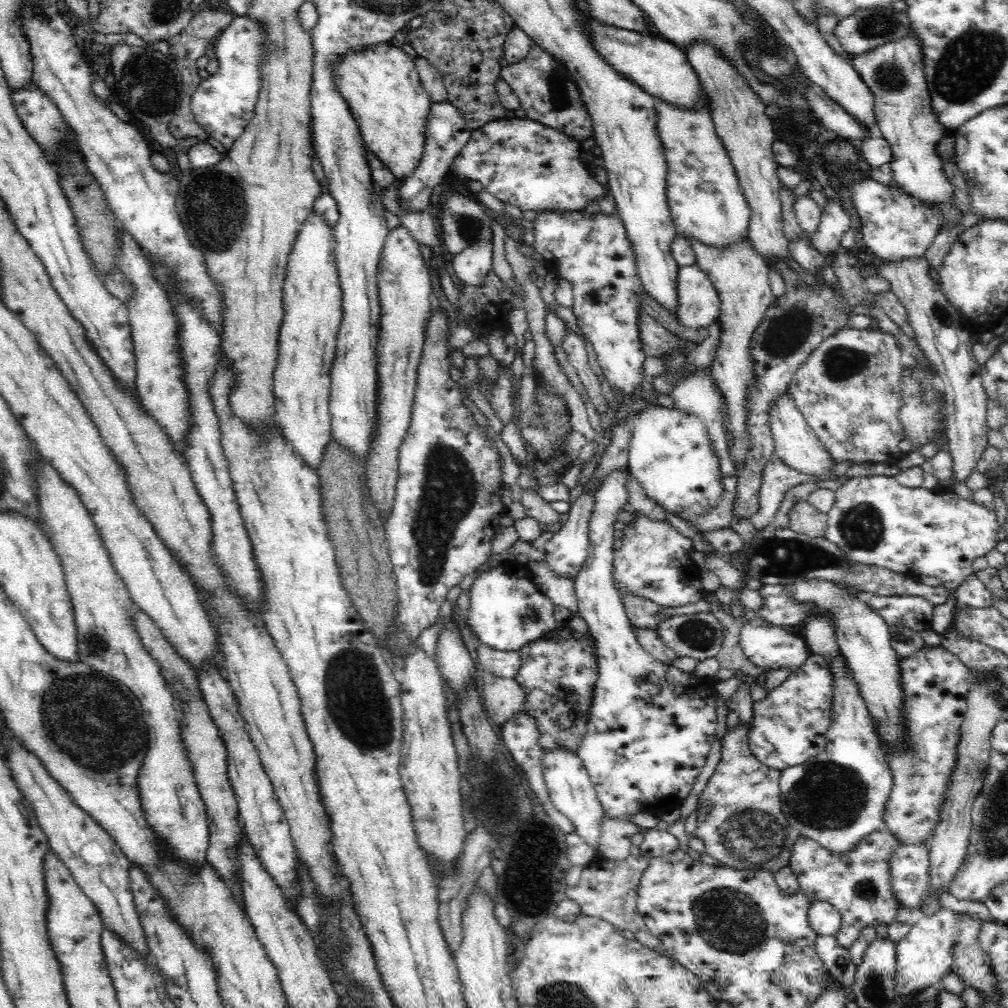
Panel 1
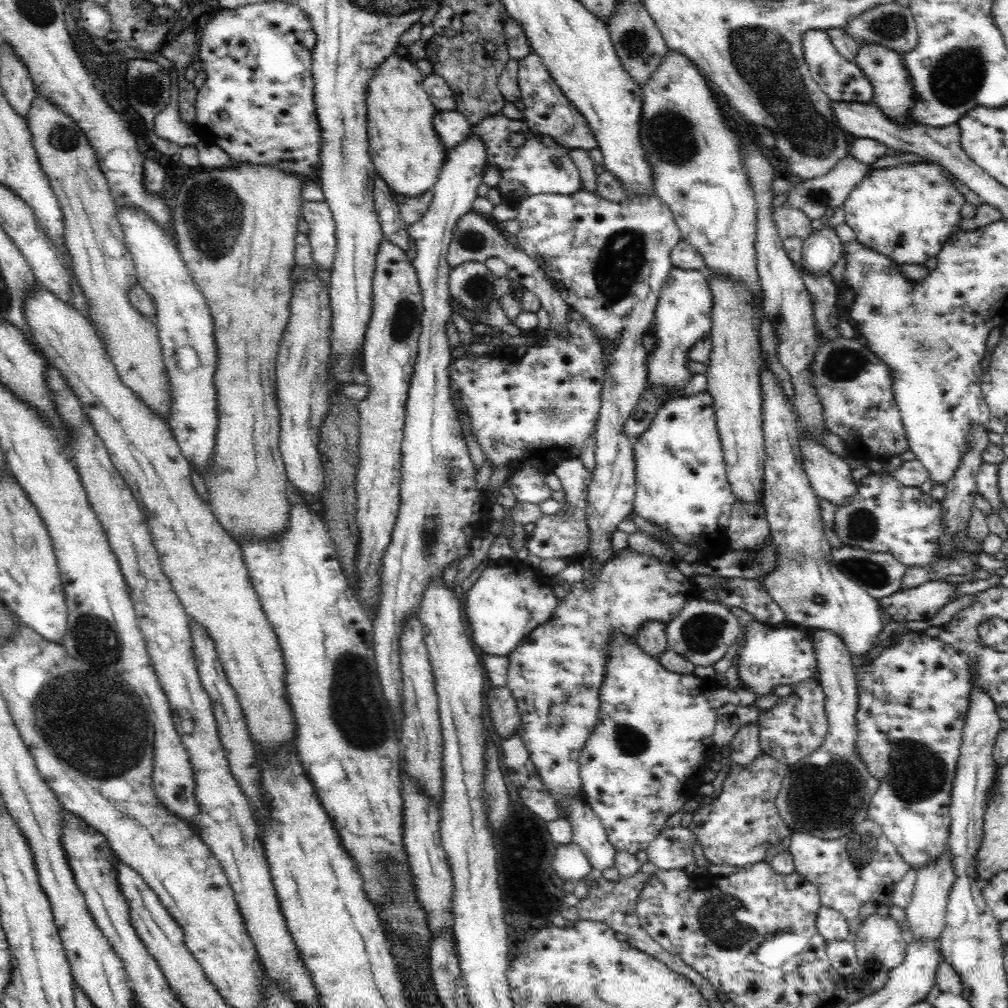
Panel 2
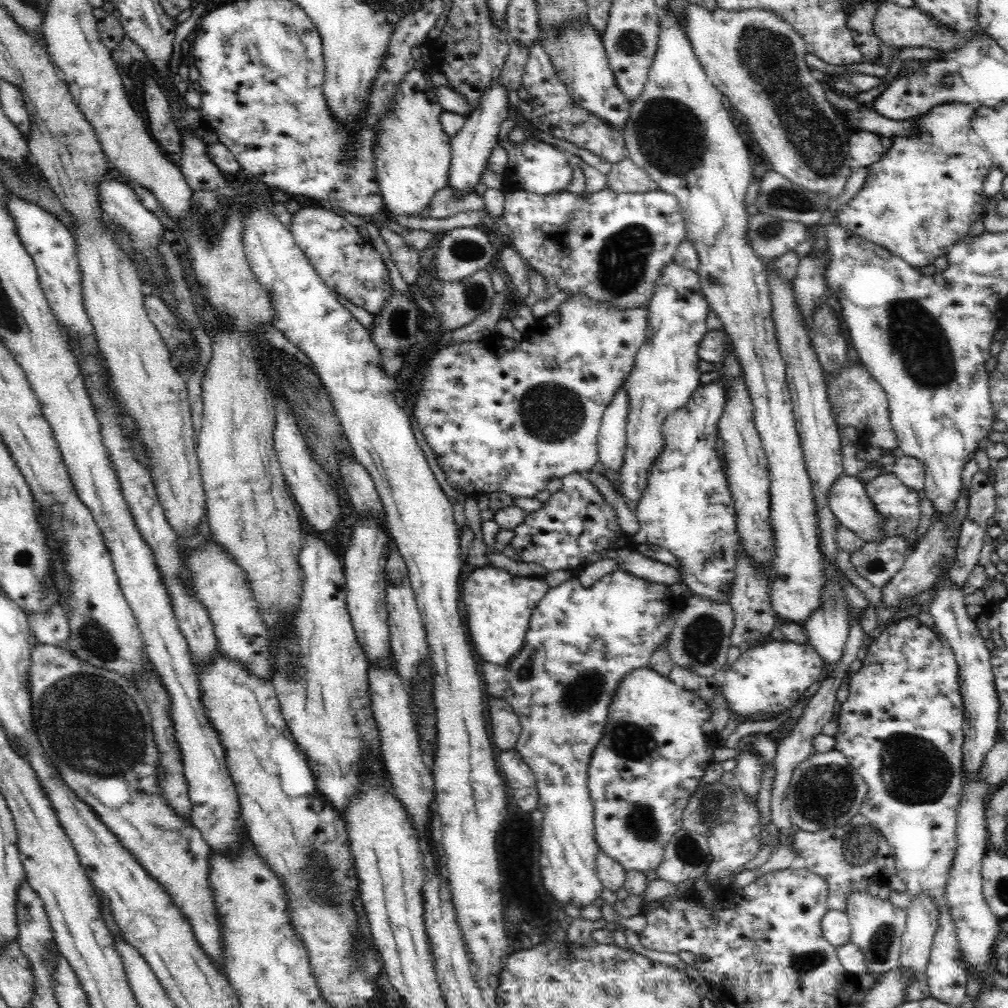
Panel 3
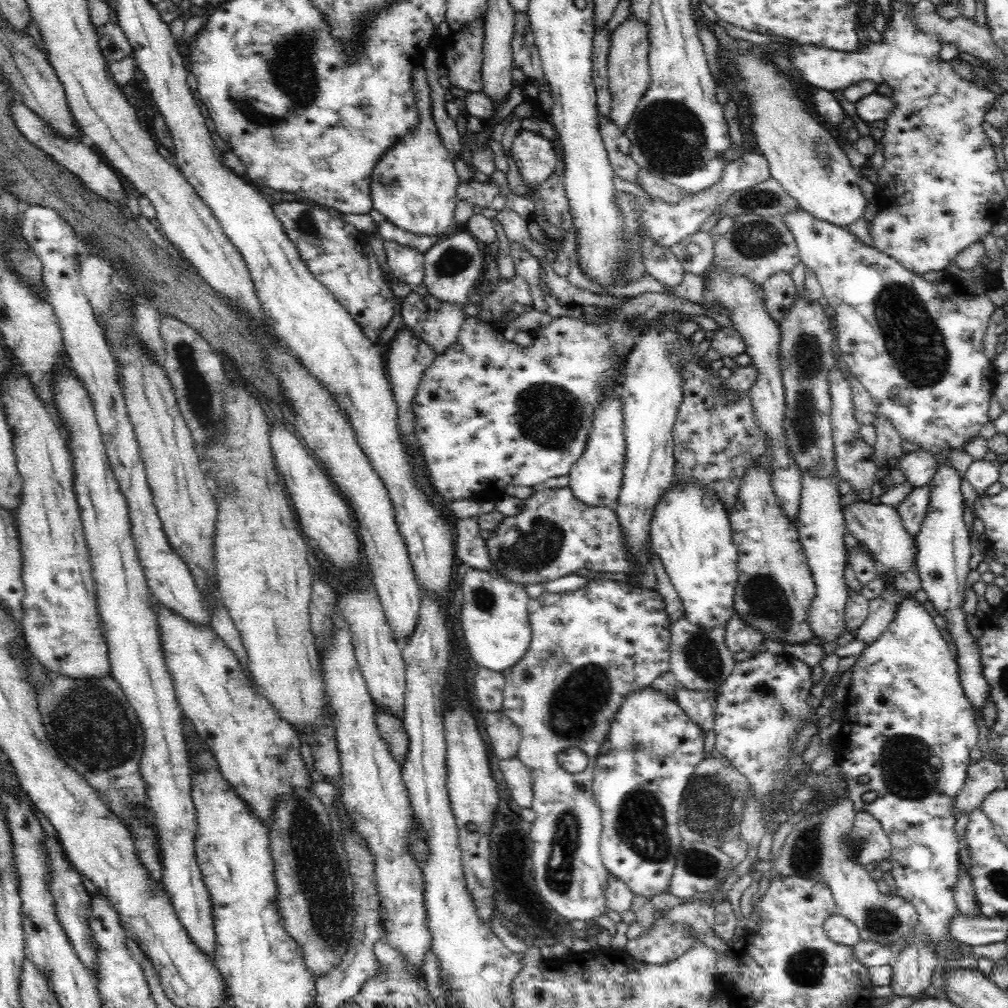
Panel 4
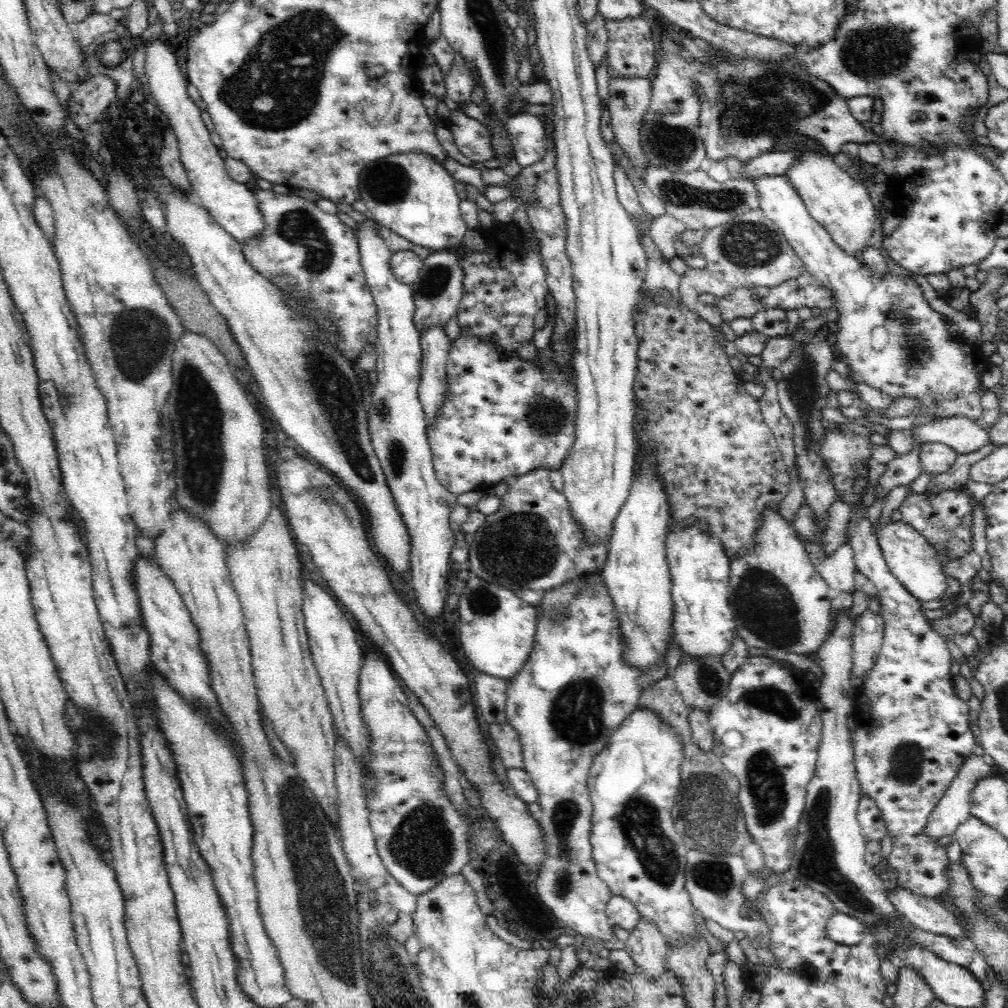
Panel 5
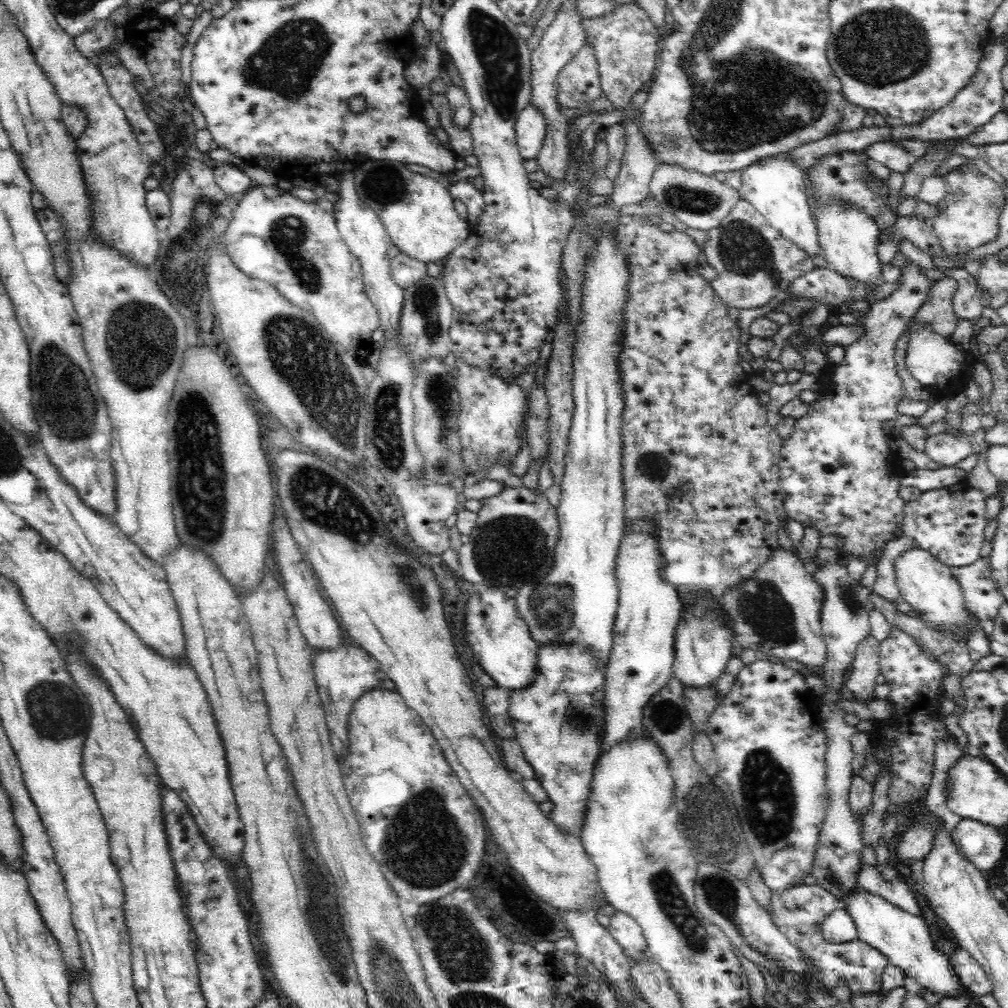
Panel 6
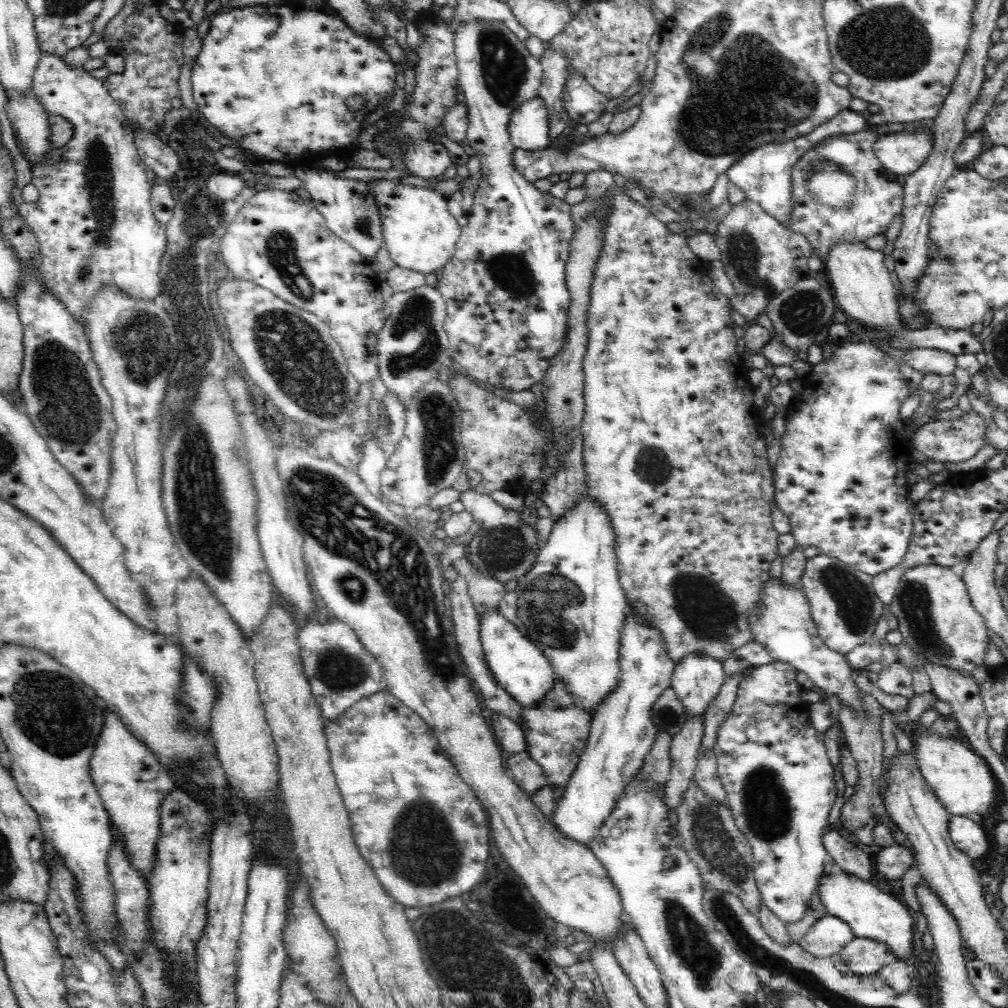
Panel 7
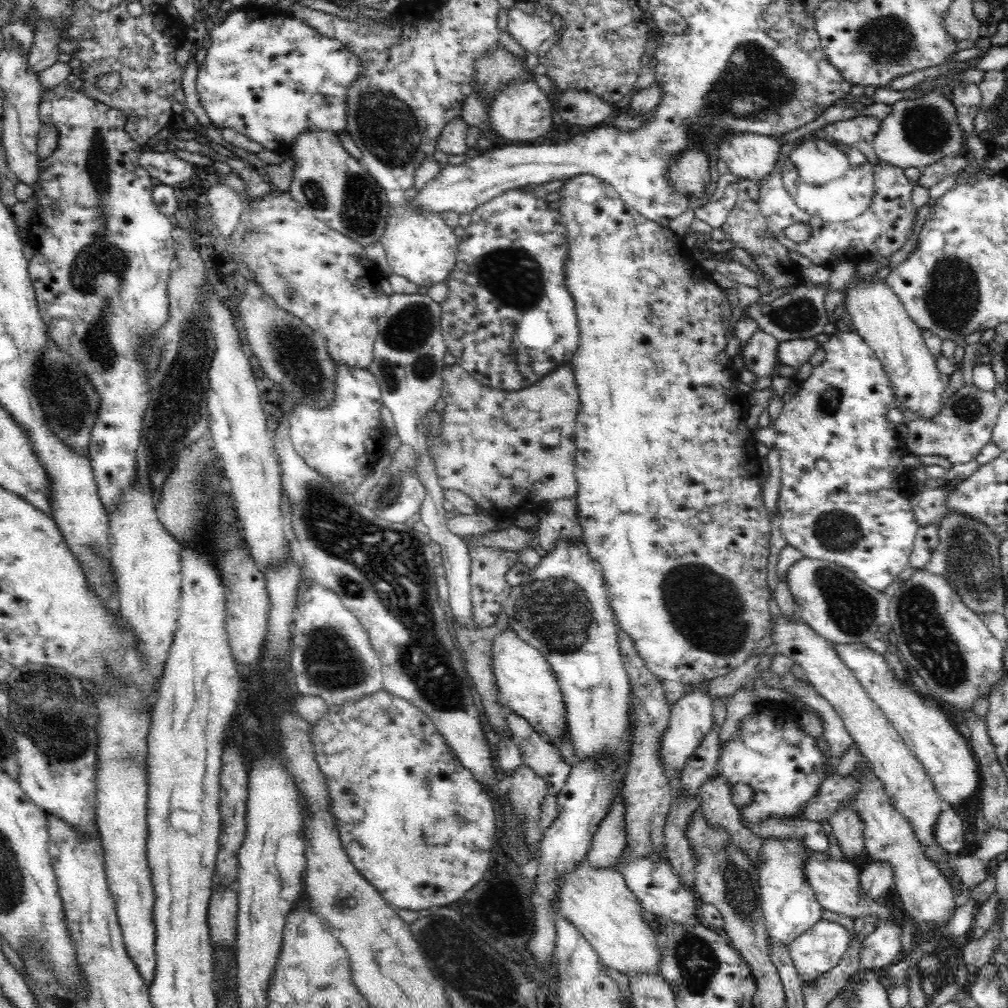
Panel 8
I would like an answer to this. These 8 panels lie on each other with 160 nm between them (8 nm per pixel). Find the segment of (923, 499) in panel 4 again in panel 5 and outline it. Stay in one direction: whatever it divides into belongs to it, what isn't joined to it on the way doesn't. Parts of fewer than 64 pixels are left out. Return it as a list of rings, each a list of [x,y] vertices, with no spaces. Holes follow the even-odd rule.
[[[988,440],[984,446],[981,446],[978,450],[974,450],[974,452],[957,454],[953,468],[950,468],[950,470],[942,475],[936,475],[934,478],[931,478],[925,492],[934,494],[934,492],[940,492],[940,490],[950,489],[958,491],[960,488],[965,488],[971,467],[976,462],[980,462],[980,460],[986,458],[995,448],[995,444],[991,440]]]

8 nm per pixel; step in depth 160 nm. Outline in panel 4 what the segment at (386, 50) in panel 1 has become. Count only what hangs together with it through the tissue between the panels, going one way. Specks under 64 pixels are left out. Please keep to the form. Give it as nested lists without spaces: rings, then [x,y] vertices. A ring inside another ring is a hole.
[[[422,64],[417,66],[413,72],[412,86],[419,110],[420,124],[416,126],[416,130],[412,130],[412,134],[406,135],[400,142],[387,149],[372,168],[368,182],[370,200],[374,210],[382,214],[384,220],[408,233],[432,237],[438,241],[450,237],[462,229],[462,226],[454,220],[456,202],[459,200],[457,197],[458,176],[454,169],[454,160],[442,145],[442,140],[432,118],[429,86],[428,81],[426,81],[426,71]]]

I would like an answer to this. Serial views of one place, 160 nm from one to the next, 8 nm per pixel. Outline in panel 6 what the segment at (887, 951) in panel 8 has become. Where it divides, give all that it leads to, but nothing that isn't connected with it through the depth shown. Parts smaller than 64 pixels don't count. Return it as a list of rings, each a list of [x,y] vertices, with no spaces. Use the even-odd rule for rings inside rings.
[[[804,885],[781,893],[771,893],[771,910],[773,910],[771,919],[786,935],[786,939],[819,968],[817,974],[821,978],[822,986],[831,989],[840,980],[844,980],[851,992],[866,994],[881,990],[881,976],[886,965],[890,963],[888,957],[884,957],[882,952],[857,939],[843,944],[831,944],[822,937],[820,930],[822,923],[836,908],[838,908],[837,898],[819,885]]]

